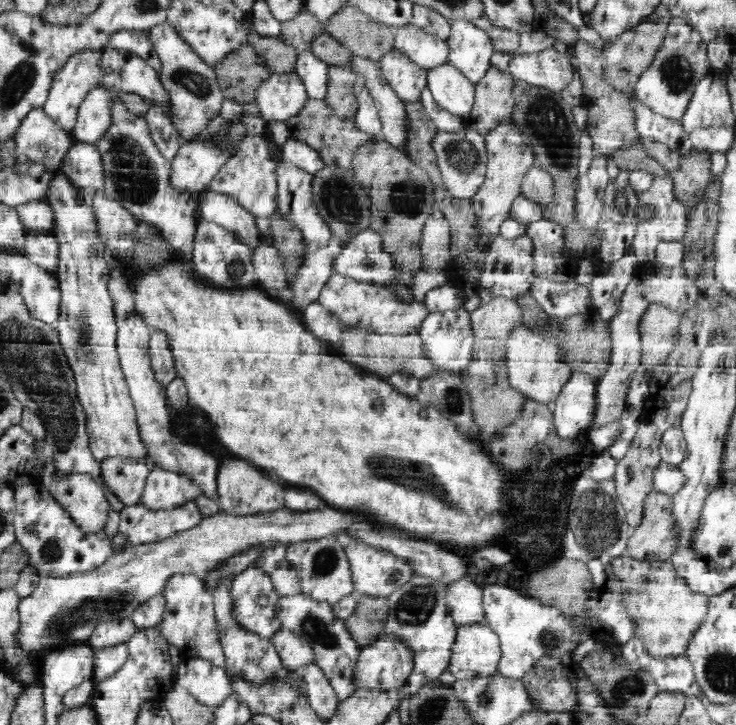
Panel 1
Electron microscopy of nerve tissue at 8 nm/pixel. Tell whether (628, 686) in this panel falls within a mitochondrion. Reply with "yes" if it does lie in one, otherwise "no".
yes

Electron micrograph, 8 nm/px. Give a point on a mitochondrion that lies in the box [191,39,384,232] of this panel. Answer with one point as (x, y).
(338, 191)

